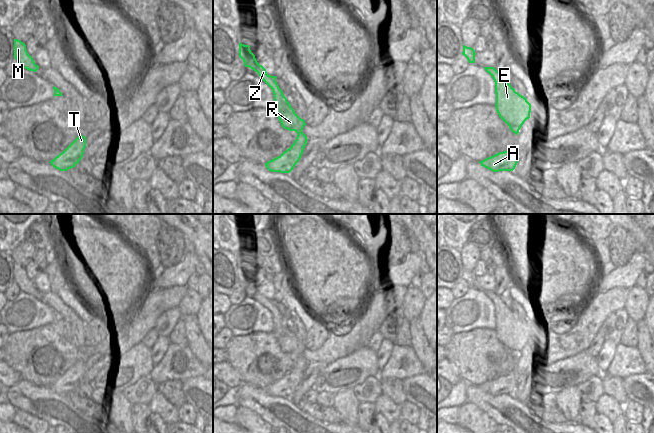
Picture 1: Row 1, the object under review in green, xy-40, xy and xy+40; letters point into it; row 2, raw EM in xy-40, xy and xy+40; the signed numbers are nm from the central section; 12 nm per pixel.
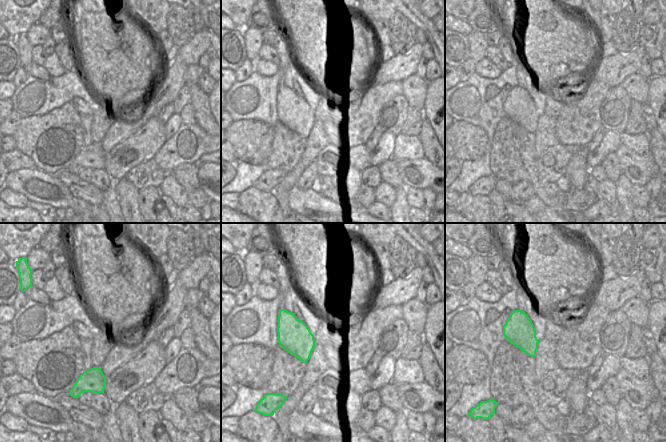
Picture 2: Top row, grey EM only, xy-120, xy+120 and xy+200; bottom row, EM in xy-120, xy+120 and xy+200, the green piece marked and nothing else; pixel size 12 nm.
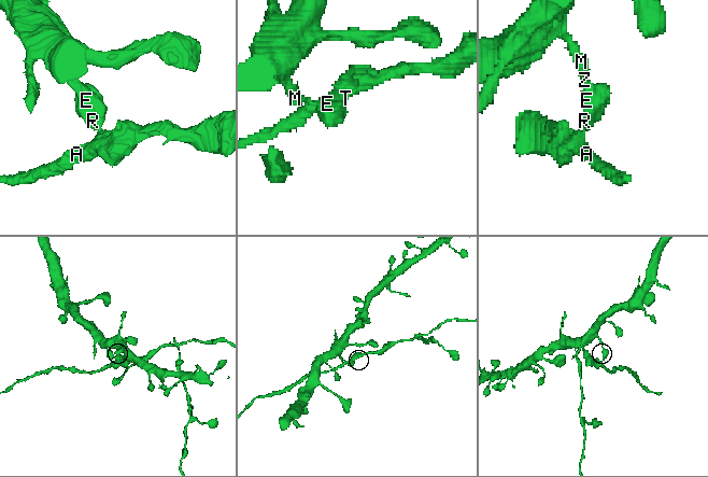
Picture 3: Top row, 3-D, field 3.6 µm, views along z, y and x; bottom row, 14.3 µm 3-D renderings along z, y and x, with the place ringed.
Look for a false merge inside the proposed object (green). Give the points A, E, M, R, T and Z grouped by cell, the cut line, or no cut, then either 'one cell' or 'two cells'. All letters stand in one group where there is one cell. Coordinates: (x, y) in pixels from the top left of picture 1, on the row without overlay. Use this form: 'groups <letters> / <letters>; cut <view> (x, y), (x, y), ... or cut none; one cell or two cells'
groups A T / E M R Z; cut xy (302, 356), (297, 357); two cells

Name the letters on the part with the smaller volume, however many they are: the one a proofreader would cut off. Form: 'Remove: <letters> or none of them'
Remove: A, T

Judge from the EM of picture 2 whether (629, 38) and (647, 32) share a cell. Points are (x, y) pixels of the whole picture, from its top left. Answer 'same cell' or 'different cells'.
different cells

